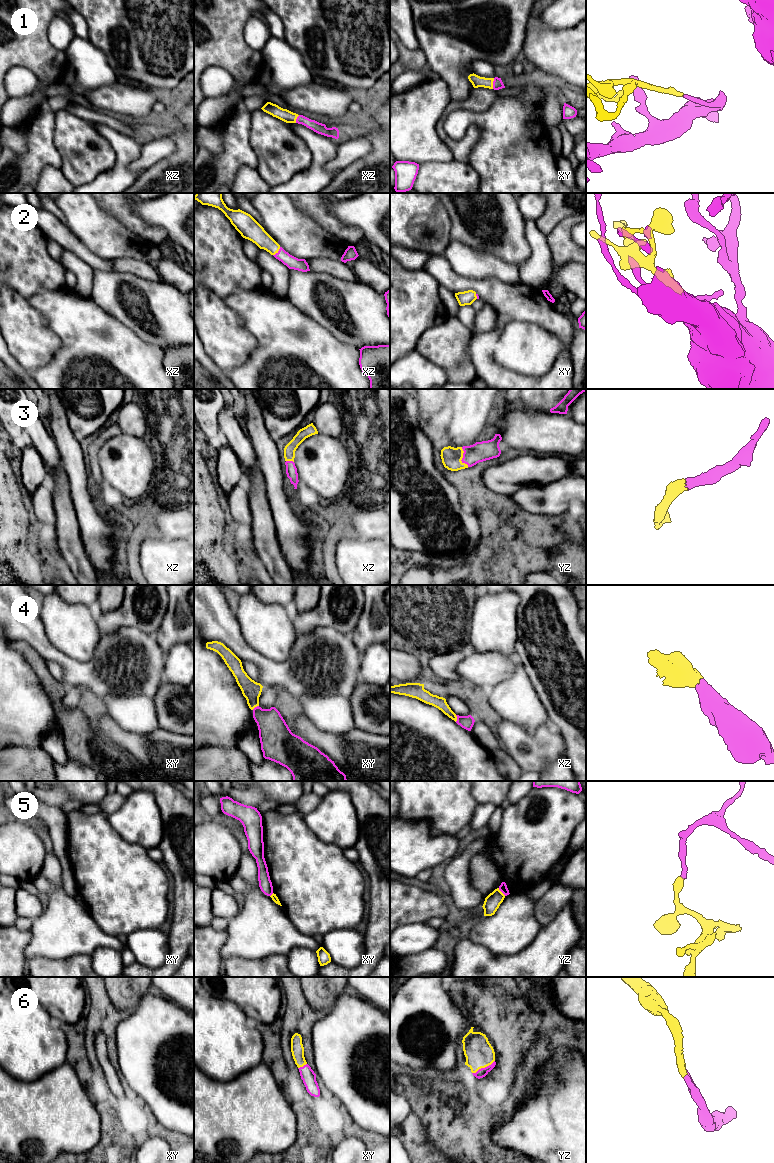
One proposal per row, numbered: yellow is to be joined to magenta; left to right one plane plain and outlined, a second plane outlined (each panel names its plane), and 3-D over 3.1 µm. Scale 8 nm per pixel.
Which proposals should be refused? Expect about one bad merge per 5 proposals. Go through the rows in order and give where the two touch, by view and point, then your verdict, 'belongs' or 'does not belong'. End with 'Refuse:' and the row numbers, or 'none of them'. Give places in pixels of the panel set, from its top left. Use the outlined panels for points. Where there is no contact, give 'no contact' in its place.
1: meets magenta in xy at (493, 83); belongs
2: meets magenta in xz at (278, 251); belongs
3: meets magenta in yz at (463, 457); belongs
4: meets magenta in xz at (457, 718); belongs
5: meets magenta in yz at (502, 892); does not belong
6: meets magenta in yz at (483, 1068); belongs
Refuse: 5

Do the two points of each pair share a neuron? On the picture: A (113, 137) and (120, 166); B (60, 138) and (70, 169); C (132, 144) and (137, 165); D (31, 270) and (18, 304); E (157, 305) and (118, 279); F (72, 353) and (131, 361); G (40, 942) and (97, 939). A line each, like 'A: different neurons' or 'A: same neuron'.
A: same neuron
B: same neuron
C: different neurons
D: different neurons
E: same neuron
F: same neuron
G: same neuron

